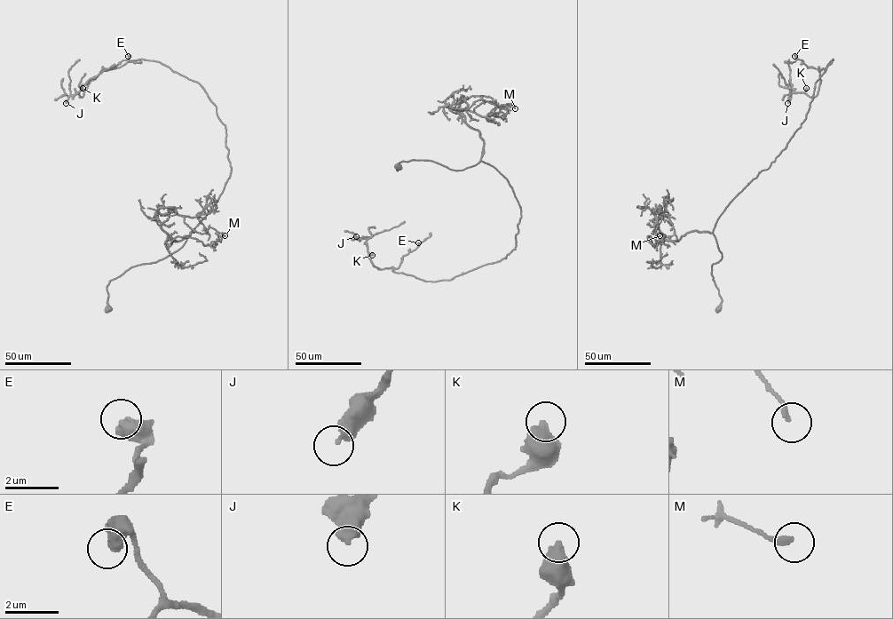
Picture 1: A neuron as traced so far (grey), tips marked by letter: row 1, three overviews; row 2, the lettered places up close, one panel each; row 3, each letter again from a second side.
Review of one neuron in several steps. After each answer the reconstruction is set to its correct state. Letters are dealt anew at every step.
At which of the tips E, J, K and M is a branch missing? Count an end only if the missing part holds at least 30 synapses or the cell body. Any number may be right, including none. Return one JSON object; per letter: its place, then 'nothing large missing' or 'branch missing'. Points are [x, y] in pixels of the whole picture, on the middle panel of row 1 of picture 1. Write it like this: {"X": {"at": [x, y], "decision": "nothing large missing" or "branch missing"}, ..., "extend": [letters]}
{"E": {"at": [418, 242], "decision": "nothing large missing"}, "J": {"at": [356, 236], "decision": "branch missing"}, "K": {"at": [372, 255], "decision": "nothing large missing"}, "M": {"at": [515, 108], "decision": "nothing large missing"}, "extend": ["J"]}

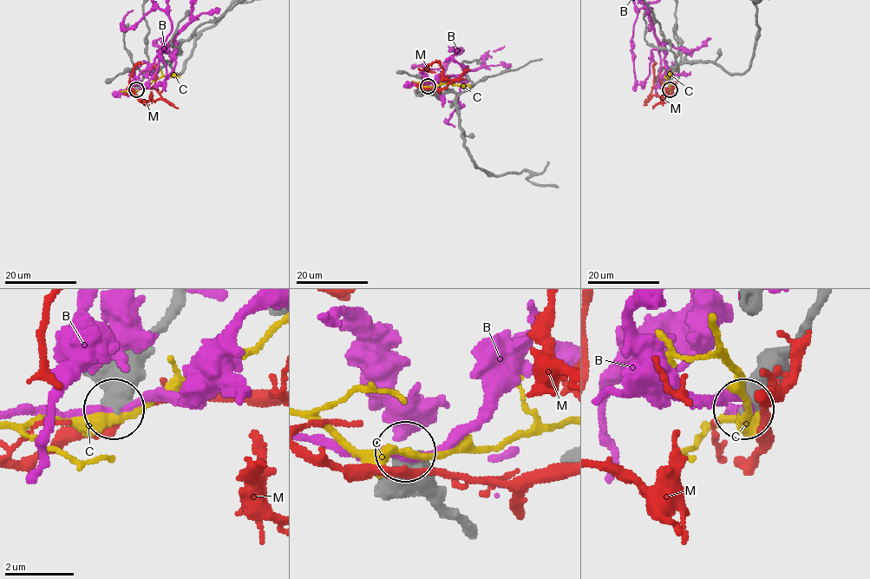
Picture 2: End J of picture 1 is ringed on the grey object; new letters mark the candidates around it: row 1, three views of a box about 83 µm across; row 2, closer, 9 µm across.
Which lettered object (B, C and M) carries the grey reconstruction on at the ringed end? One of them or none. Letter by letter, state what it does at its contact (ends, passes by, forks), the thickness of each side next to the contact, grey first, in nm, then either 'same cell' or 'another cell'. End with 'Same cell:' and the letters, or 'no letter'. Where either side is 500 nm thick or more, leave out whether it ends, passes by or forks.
B: calibres 650 and 220 nm; another cell
C: calibres 550 and 280 nm; another cell
M: calibres 700 and 200 nm; another cell
Same cell: no letter

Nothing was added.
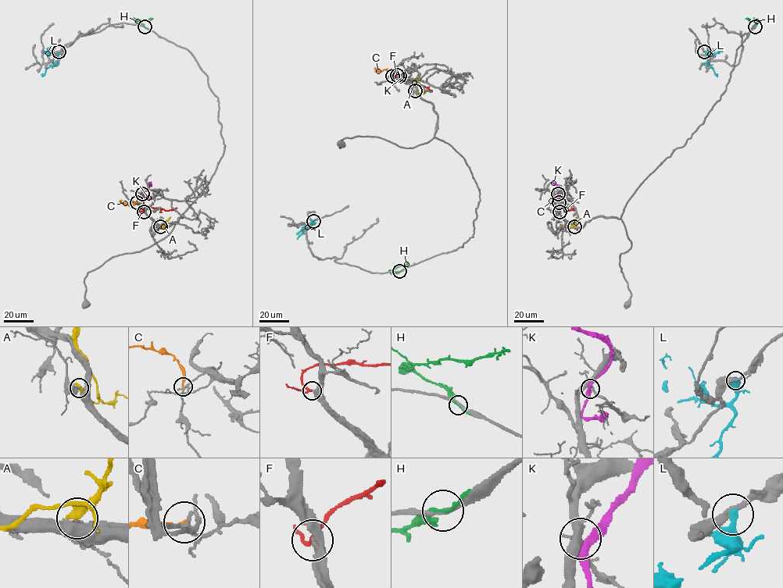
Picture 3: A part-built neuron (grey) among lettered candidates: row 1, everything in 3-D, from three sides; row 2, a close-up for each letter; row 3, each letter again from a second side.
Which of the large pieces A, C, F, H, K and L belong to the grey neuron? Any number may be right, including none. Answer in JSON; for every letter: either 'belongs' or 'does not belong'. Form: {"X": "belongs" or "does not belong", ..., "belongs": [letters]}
{"A": "does not belong", "C": "does not belong", "F": "belongs", "H": "does not belong", "K": "does not belong", "L": "does not belong", "belongs": ["F"]}

